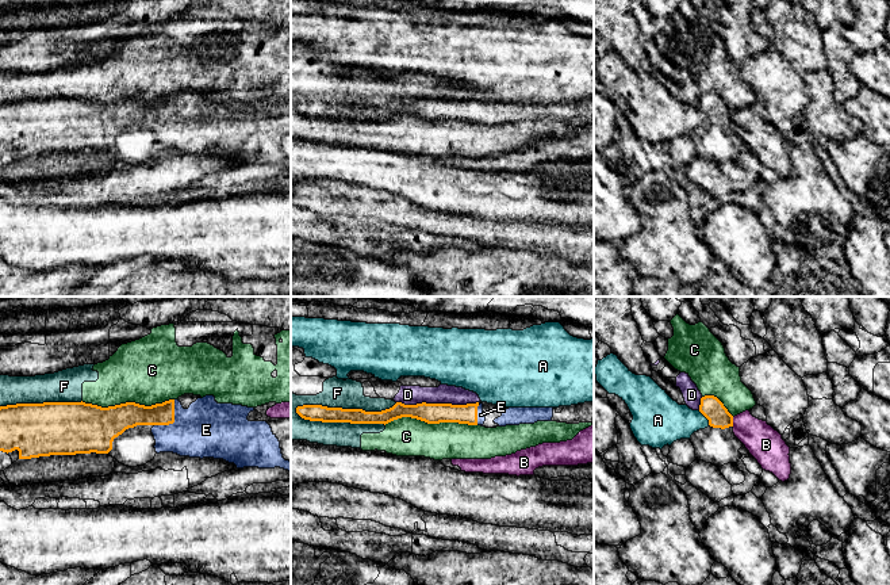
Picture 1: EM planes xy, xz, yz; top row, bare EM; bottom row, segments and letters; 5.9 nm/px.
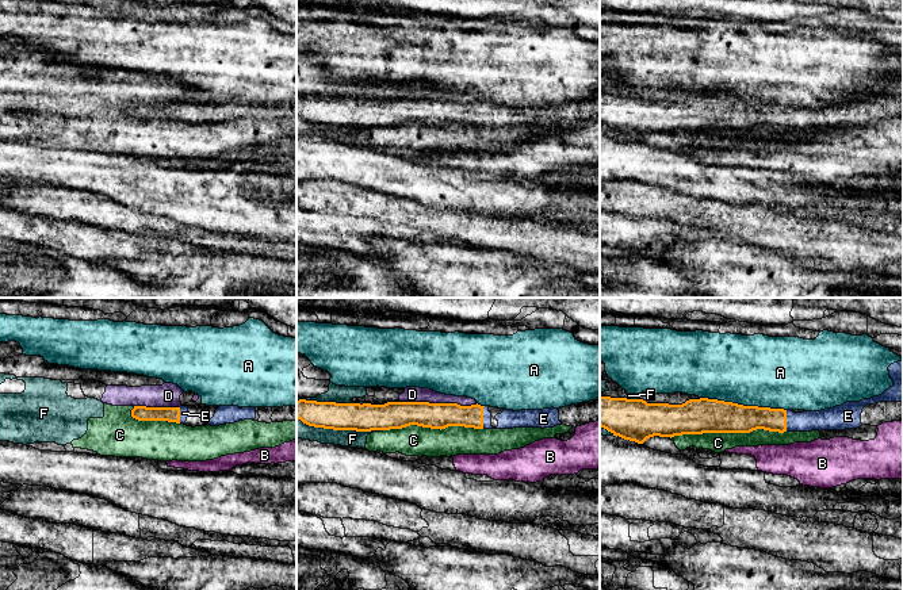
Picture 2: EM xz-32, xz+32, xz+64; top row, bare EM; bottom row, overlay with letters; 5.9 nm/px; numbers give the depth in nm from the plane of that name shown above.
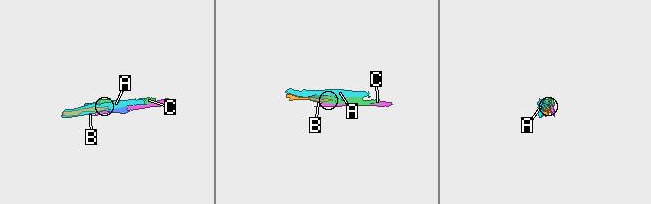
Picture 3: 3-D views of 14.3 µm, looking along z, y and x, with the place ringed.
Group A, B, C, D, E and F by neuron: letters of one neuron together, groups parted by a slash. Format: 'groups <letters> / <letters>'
groups A / B / C D F / E

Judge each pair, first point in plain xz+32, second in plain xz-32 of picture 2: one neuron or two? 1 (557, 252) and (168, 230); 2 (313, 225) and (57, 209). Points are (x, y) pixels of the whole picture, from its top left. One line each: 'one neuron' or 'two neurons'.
1: one neuron
2: two neurons

